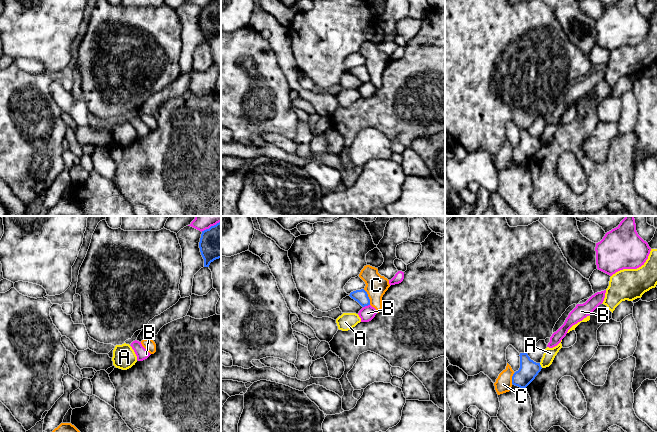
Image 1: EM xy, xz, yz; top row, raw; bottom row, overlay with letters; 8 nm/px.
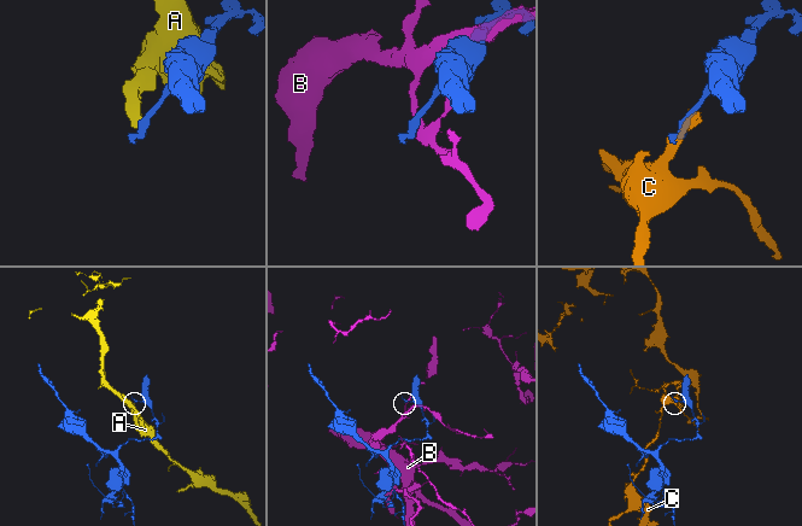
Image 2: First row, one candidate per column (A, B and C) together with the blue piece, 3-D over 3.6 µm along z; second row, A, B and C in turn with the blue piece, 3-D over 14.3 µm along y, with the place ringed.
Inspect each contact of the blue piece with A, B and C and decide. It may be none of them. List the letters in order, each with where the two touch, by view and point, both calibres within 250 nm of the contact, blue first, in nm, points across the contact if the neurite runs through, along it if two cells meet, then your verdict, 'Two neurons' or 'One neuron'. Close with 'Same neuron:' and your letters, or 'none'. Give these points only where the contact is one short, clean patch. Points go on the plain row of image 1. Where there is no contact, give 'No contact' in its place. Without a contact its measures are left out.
A: Touches blue at yz (540, 141). Thickness 150 nm (blue) against 90 nm. Boundary: yz (539, 139), (542, 143). Two neurons
B: Touches blue at xz (366, 81). Thickness 110 nm (blue) against 120 nm. Two neurons
C: Touches blue at xz (368, 73). Thickness 110 nm (blue) against 180 nm. Two neurons
Same neuron: none

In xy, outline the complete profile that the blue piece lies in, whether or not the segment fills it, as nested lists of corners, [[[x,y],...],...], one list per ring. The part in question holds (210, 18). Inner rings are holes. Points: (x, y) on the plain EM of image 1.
[[[221,0],[211,2],[202,7],[199,24],[204,35],[204,43],[221,34]]]

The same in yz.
[[[520,129],[520,144],[512,152],[512,160],[520,164],[526,163],[535,155],[542,143],[530,135],[527,129]]]

